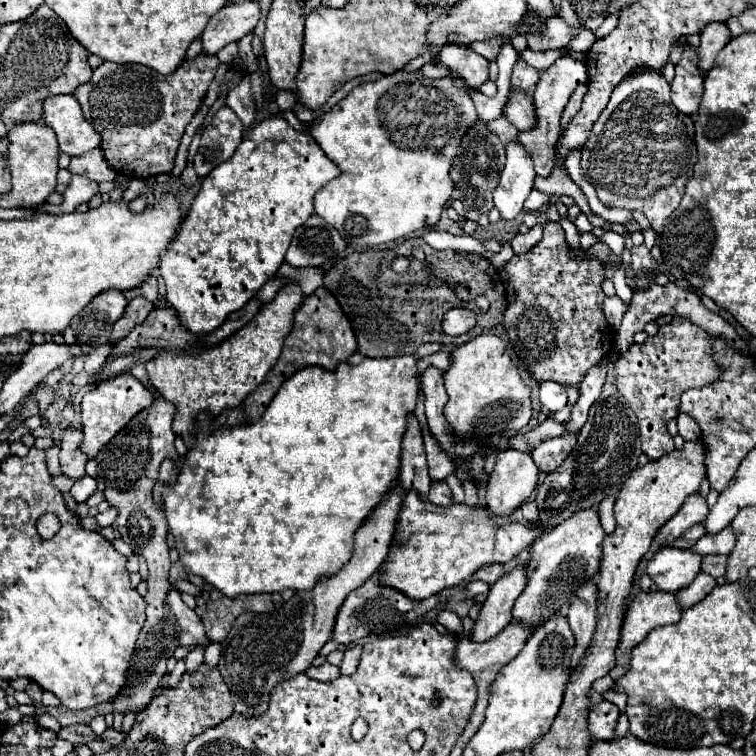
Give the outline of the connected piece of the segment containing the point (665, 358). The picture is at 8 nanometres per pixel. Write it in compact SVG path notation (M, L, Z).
M674 317L668 325L662 325L654 337L648 337L642 345L632 345L616 363L618 389L630 409L638 417L642 451L650 459L658 459L674 449L674 441L666 431L670 419L680 413L680 395L686 389L712 383L718 375L712 359L712 339L708 333L694 325L686 317Z

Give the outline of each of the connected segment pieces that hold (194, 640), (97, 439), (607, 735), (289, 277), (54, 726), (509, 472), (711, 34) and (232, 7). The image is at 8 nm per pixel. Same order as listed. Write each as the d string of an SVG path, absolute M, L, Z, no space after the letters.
M170 589L166 595L166 605L172 611L172 615L176 617L178 625L180 625L180 645L182 647L190 647L190 645L208 645L208 637L204 633L204 625L200 621L200 617L182 601L180 591L178 589Z
M120 373L116 377L108 377L104 381L98 381L88 393L82 397L82 451L88 457L94 457L138 411L150 407L152 393L132 375L132 373Z
M602 701L602 703L594 705L588 715L588 731L592 733L592 737L606 739L606 741L612 739L618 715L620 715L618 707L610 701Z
M282 263L276 277L280 279L286 279L286 281L292 281L292 283L298 283L302 287L302 291L306 295L314 293L316 287L322 287L322 281L324 281L324 269L322 267L316 267L316 269L290 269L288 263Z
M47 713L41 716L35 715L34 717L38 725L41 725L41 727L43 728L54 731L55 733L58 733L58 731L60 731L61 729L61 725L57 721L57 719Z
M516 449L500 451L488 481L488 509L494 515L510 515L536 489L538 477L536 463L528 453Z
M712 23L712 25L706 25L702 29L702 33L700 33L702 43L700 43L700 49L698 49L698 57L700 57L698 67L700 67L702 73L706 73L712 67L716 55L730 41L730 37L732 35L730 35L730 31L724 23Z
M244 1L240 5L228 3L212 21L206 25L202 33L202 47L204 53L216 55L228 43L242 39L250 33L260 17L260 7L256 1Z

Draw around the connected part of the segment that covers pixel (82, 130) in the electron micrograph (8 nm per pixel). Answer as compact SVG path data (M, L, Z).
M74 95L48 97L48 101L44 101L42 123L54 129L60 149L70 157L84 155L100 145L100 135L84 119Z

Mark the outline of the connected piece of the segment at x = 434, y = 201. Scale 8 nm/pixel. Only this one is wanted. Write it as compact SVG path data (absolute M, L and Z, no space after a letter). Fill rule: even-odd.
M396 71L380 81L354 87L310 129L322 151L336 165L342 165L342 175L316 193L314 213L338 229L348 245L356 247L394 243L412 231L436 225L454 189L448 175L452 157L456 155L462 135L476 119L478 115L468 91L458 91L448 77L426 79L420 71Z

